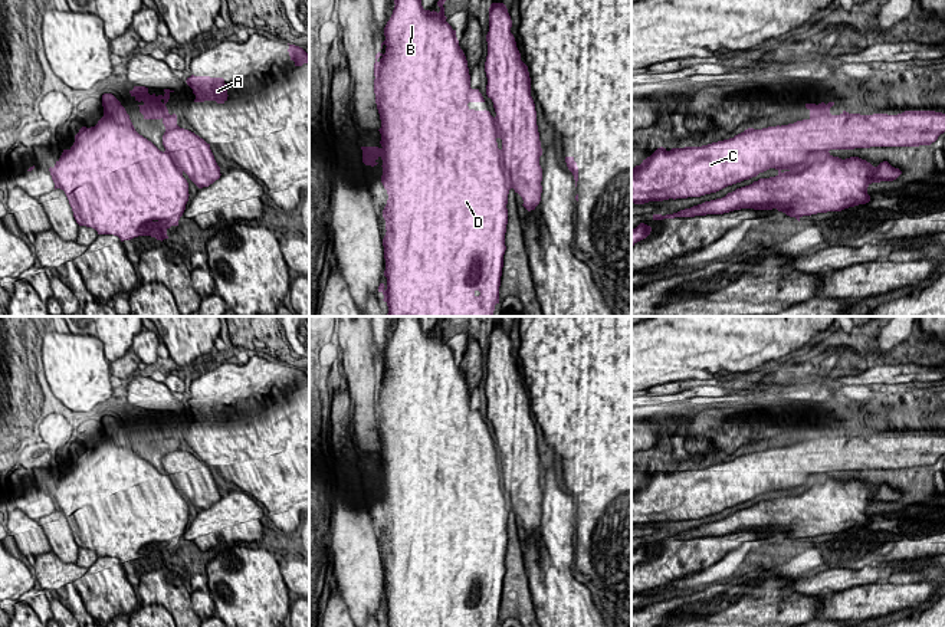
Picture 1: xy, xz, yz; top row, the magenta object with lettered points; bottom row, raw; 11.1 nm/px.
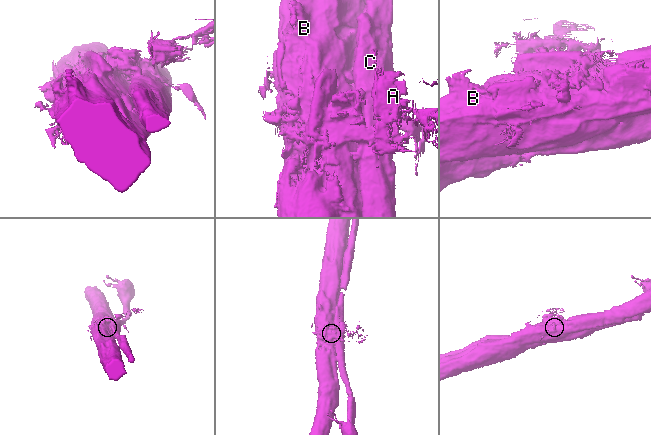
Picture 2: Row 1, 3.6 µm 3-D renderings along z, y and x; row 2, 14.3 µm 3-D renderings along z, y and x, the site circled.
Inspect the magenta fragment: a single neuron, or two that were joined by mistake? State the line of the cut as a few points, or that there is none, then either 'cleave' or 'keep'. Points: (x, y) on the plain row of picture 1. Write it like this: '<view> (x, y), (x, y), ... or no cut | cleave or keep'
xz (495, 439), (511, 447), (518, 486), (511, 509) | cleave

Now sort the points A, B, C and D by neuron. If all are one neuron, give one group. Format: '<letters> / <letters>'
A B D / C

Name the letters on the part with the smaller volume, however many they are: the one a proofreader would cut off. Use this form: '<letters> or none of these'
C

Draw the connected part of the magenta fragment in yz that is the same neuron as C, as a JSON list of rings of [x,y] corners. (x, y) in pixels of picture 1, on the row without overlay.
[[[843,433],[840,437],[818,439],[788,447],[762,452],[748,450],[734,460],[702,469],[657,470],[631,492],[631,525],[644,526],[669,521],[700,519],[728,508],[757,499],[770,490],[781,476],[790,473],[830,473],[870,469],[931,467],[945,454],[945,436],[935,433],[905,433],[898,437],[860,437]]]

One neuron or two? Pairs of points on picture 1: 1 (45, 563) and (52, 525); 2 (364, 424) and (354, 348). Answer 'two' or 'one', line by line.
1: two
2: one

